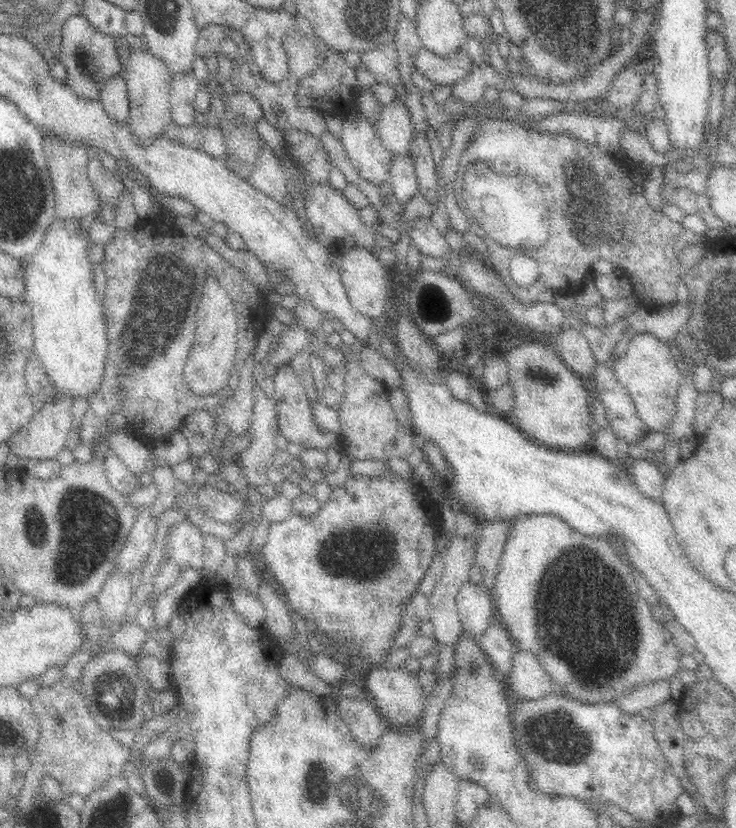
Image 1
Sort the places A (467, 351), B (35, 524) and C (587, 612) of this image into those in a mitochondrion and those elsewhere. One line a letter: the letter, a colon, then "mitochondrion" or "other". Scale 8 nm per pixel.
A: other
B: mitochondrion
C: mitochondrion

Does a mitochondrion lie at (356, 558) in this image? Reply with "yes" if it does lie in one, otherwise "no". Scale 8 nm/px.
yes

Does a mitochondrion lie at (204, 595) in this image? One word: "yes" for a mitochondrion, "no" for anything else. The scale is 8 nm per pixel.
no

